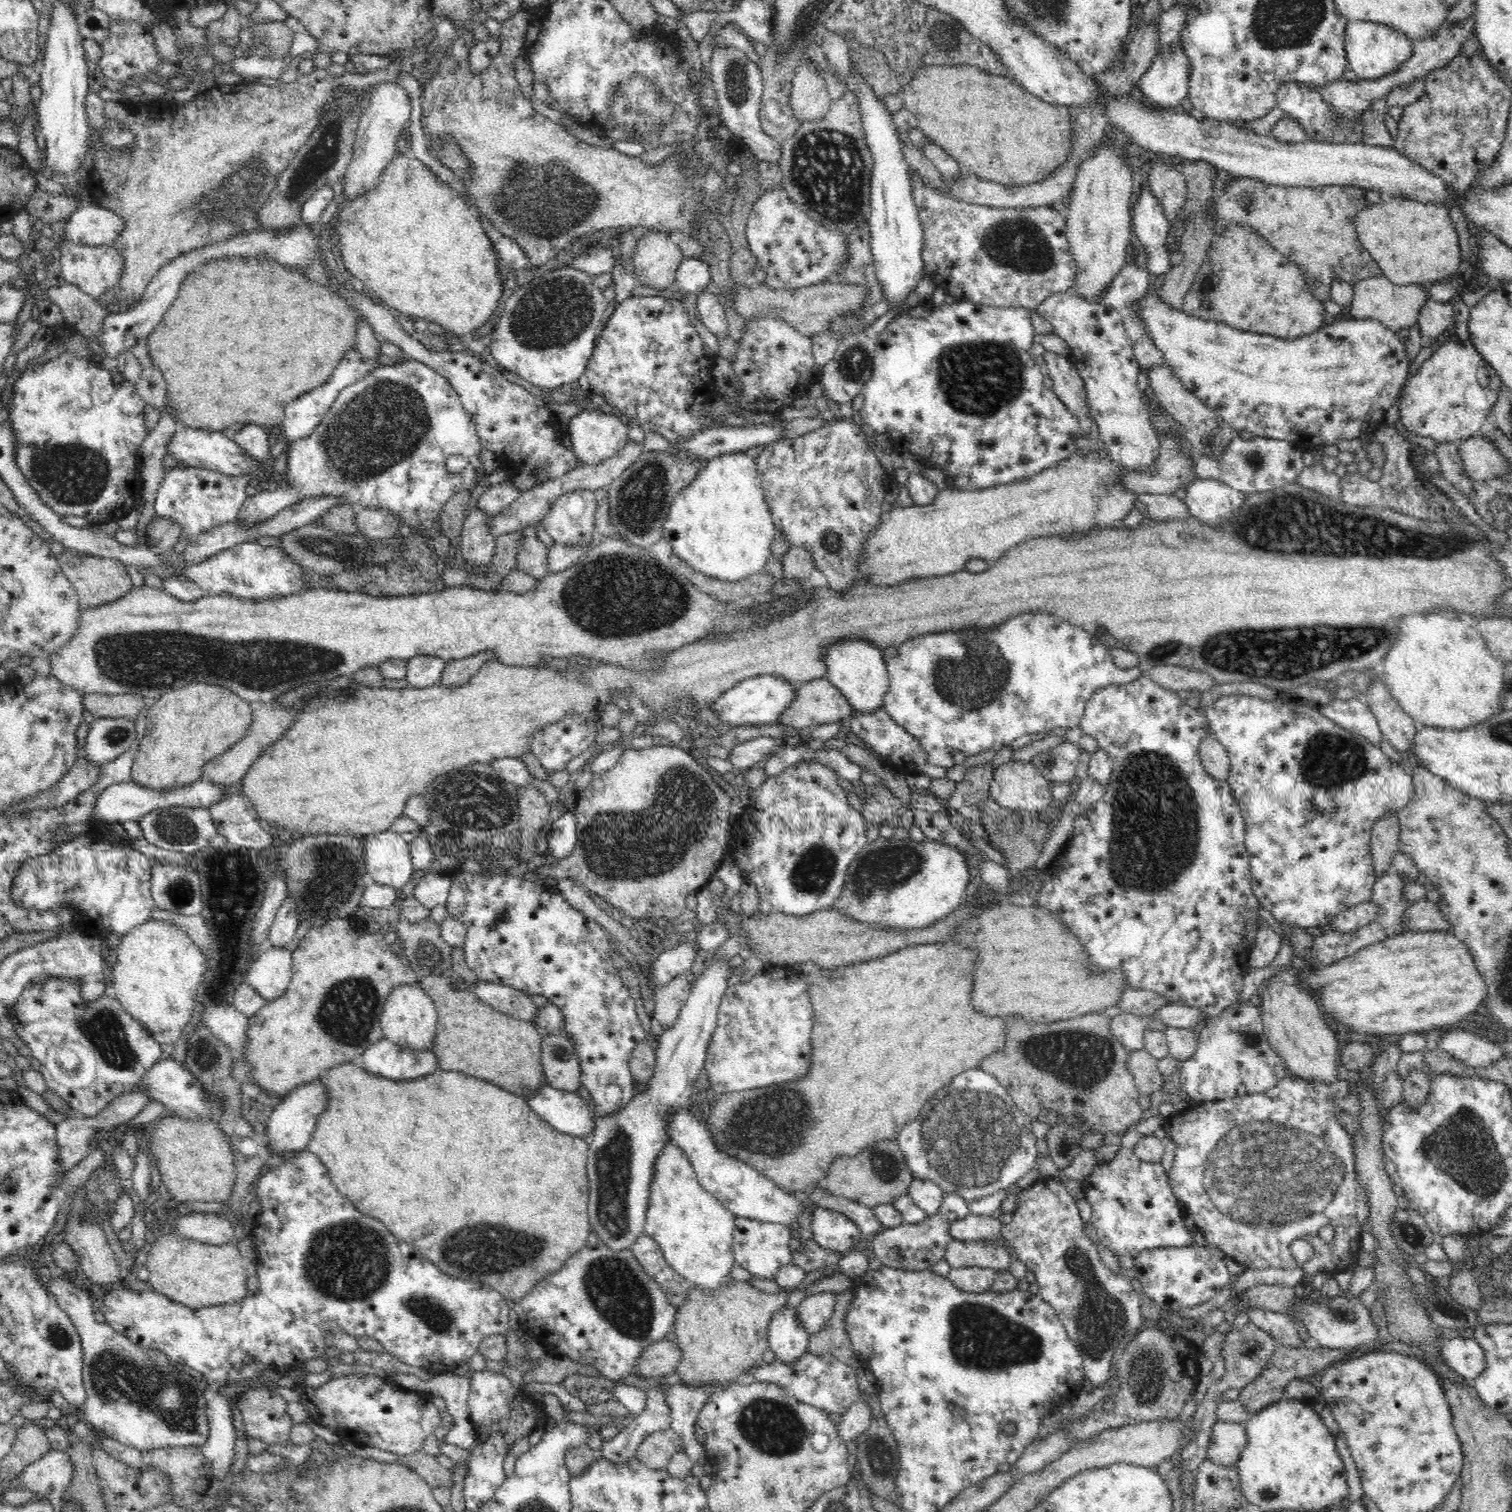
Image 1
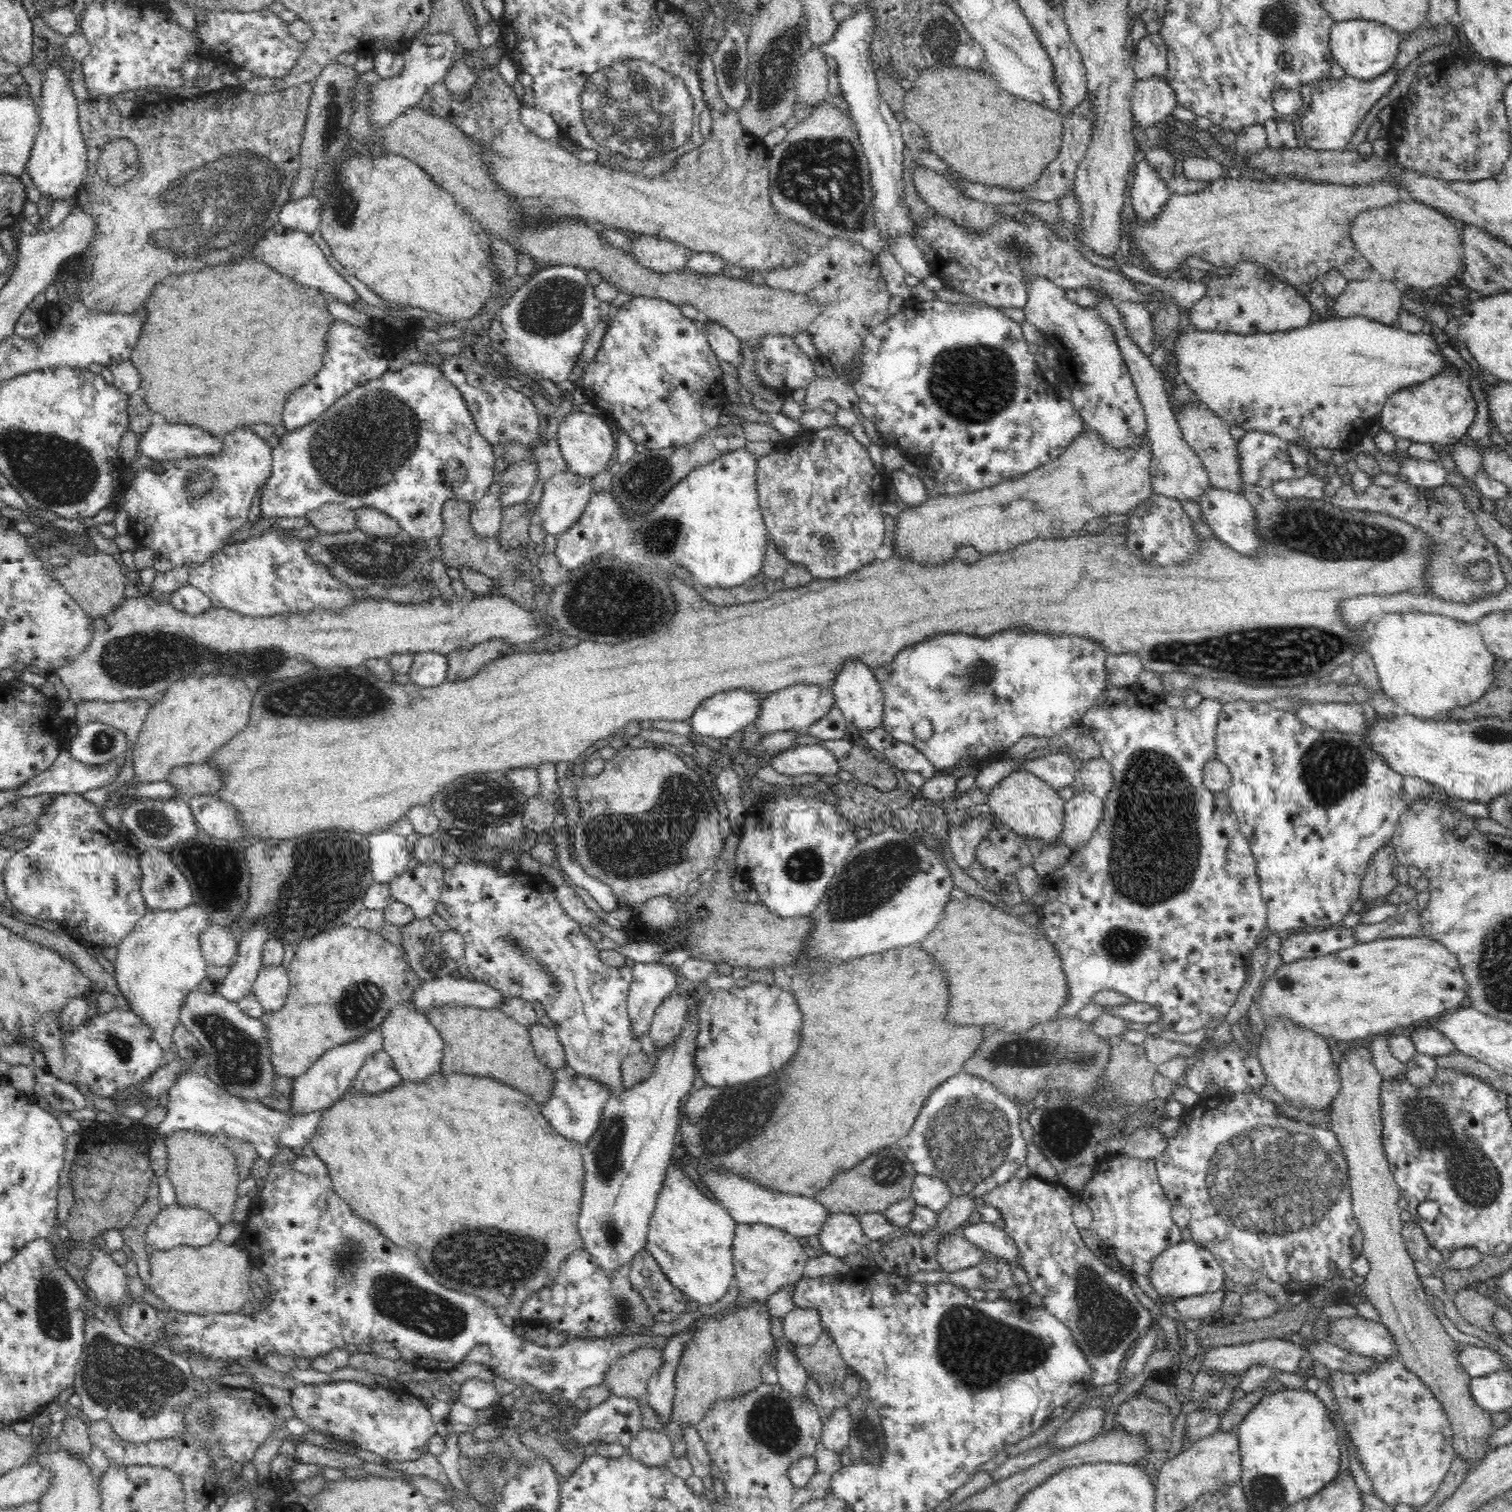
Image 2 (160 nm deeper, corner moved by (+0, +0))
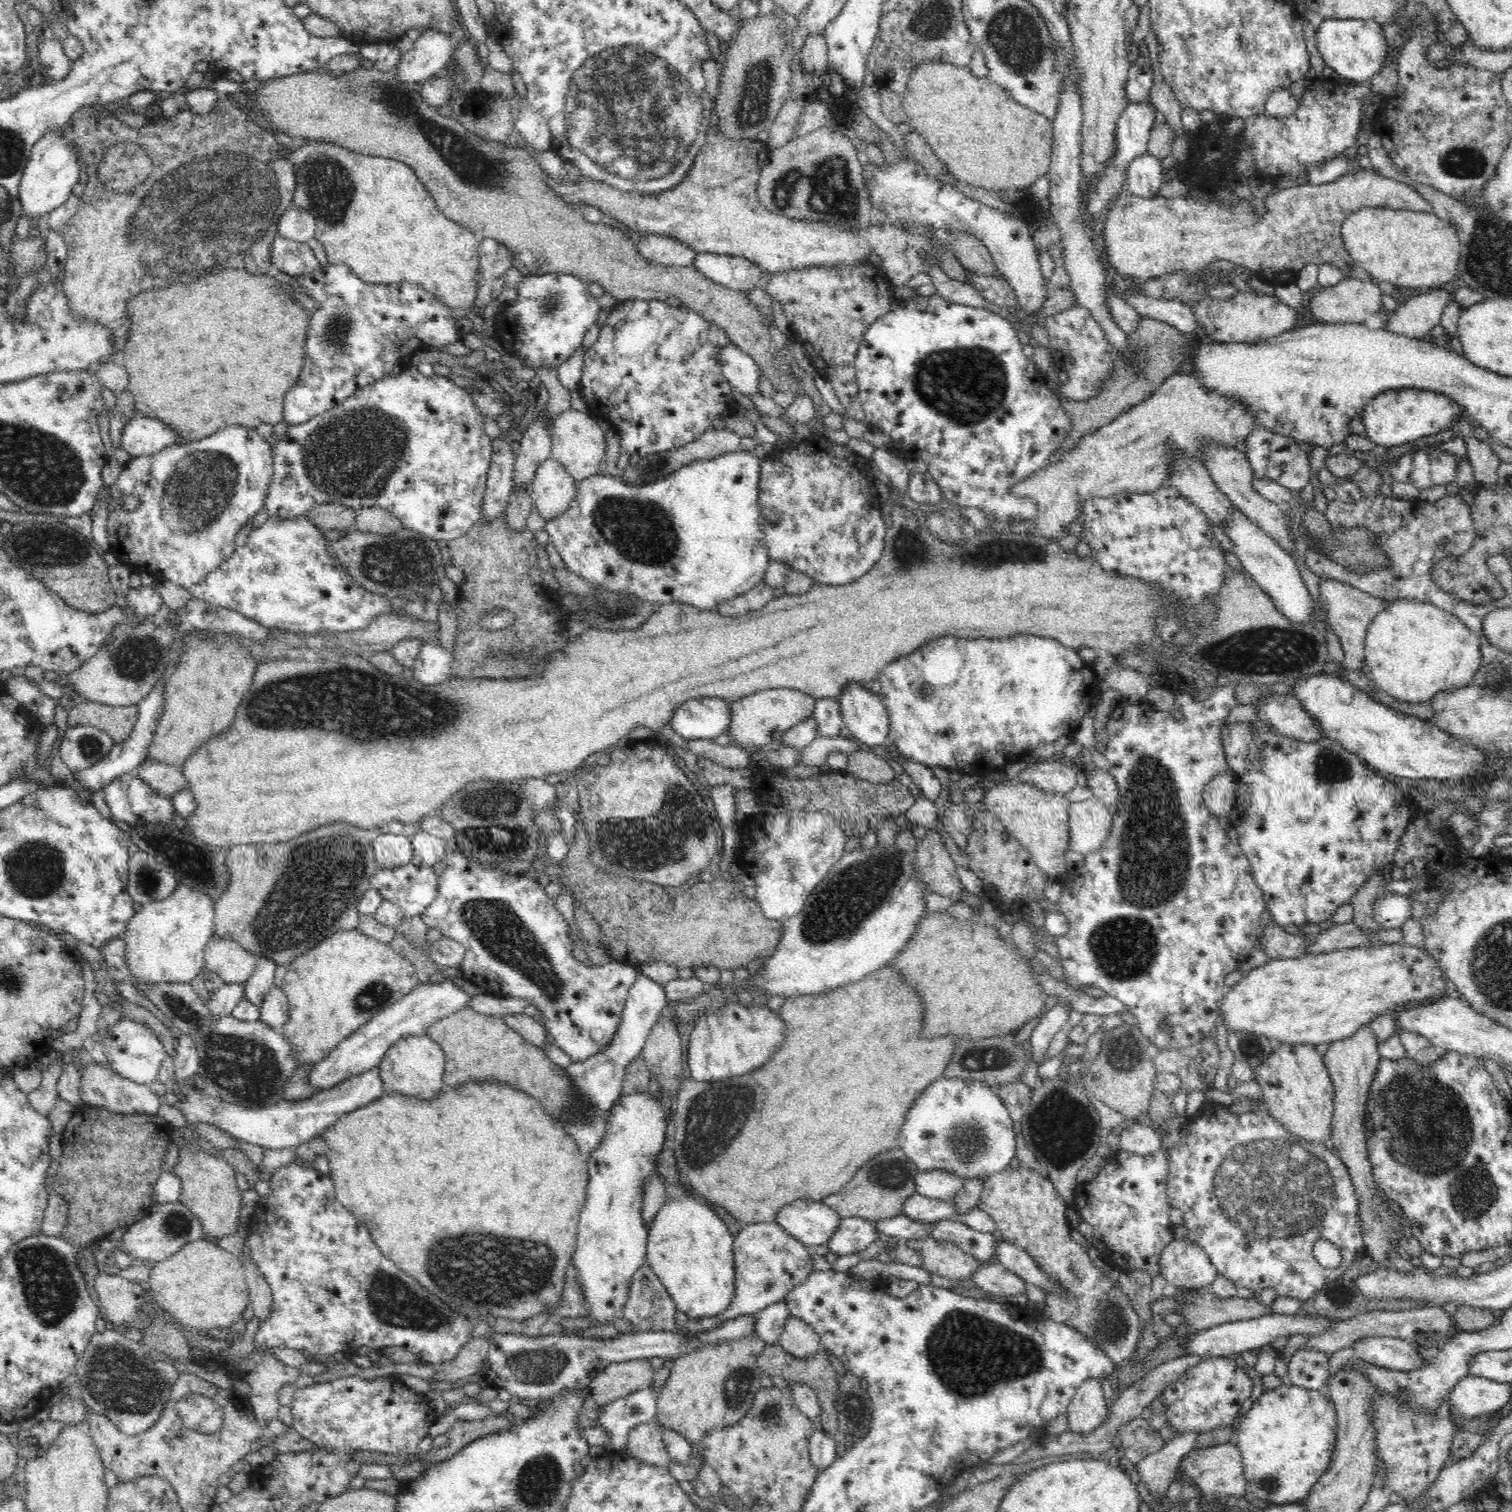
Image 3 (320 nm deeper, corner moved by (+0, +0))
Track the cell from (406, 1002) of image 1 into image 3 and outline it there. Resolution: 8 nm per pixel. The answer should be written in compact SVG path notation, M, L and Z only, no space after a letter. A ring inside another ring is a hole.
M428 1035L404 1036L400 1038L379 1064L379 1075L383 1082L383 1090L387 1094L405 1094L418 1100L436 1098L445 1088L443 1076L445 1072L445 1052Z

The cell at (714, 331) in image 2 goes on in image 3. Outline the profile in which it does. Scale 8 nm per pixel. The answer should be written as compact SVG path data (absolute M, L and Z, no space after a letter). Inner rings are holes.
M733 343L724 346L718 353L723 375L731 387L748 398L758 394L761 370L755 360Z

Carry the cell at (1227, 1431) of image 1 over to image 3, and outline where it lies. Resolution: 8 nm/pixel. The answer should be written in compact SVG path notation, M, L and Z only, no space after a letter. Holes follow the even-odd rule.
M1229 1442L1208 1446L1208 1448L1196 1448L1190 1451L1180 1462L1174 1479L1184 1481L1184 1478L1196 1484L1202 1494L1214 1496L1227 1495L1230 1499L1237 1499L1241 1496L1248 1496L1245 1490L1246 1477L1244 1476L1244 1463L1239 1448Z

